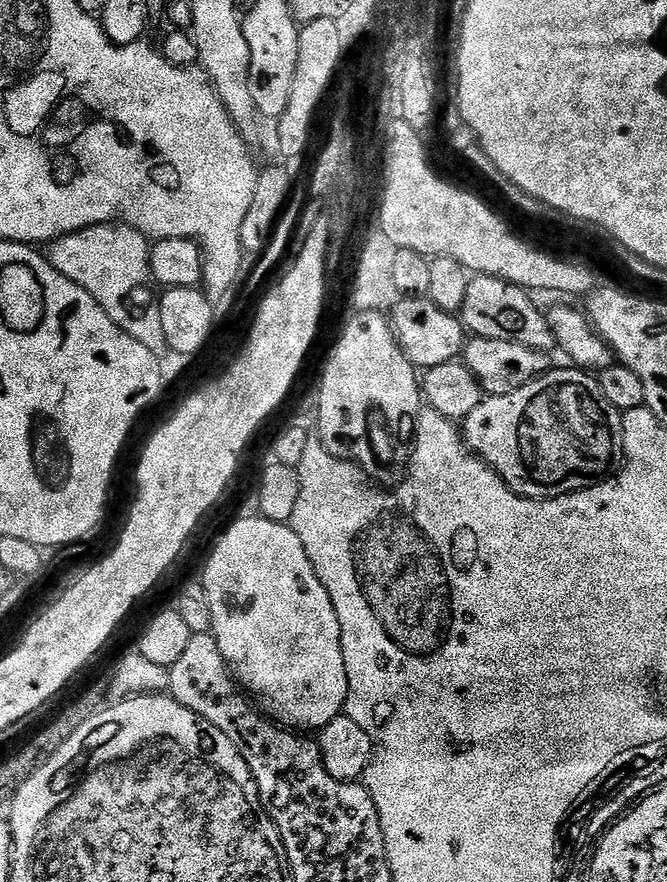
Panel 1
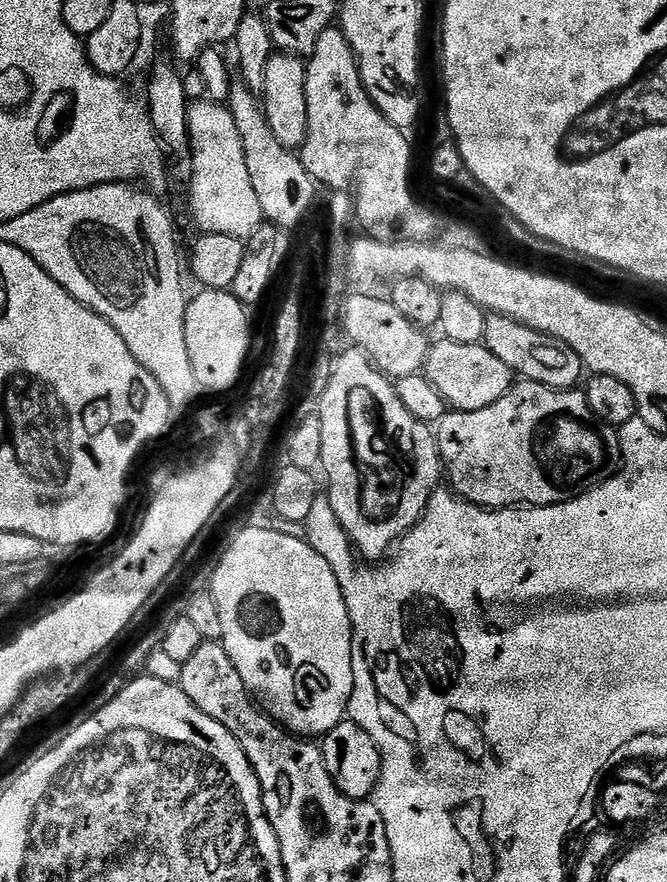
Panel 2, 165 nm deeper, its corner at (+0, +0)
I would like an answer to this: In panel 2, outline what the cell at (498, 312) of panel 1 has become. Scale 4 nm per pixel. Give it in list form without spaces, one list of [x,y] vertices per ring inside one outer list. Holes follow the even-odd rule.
[[[489,315],[485,322],[482,342],[501,362],[506,362],[506,366],[510,366],[510,370],[517,377],[533,380],[542,386],[550,386],[557,390],[572,390],[581,383],[586,372],[578,354],[574,354],[574,350],[570,350],[566,342],[547,336],[546,333],[534,330],[514,318]]]

